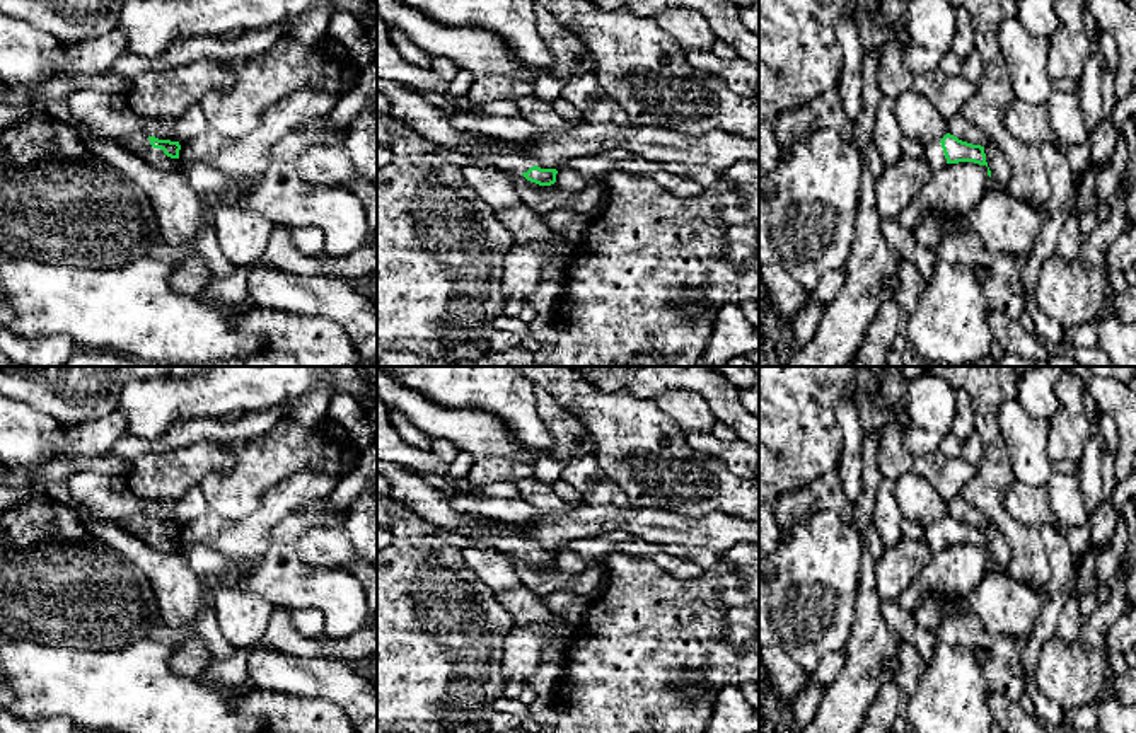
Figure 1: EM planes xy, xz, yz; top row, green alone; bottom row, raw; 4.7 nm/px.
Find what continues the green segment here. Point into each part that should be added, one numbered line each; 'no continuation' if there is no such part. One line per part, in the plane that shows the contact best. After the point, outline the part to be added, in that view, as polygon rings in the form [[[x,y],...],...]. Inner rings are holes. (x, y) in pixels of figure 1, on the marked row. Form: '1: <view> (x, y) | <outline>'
1: xy (137, 142) | [[[143,131],[119,133],[118,140],[155,169],[169,170],[179,165],[179,159],[171,159],[164,150],[154,148]]]

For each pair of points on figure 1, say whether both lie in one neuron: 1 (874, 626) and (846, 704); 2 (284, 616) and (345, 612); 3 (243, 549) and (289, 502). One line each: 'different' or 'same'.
1: same
2: different
3: same

